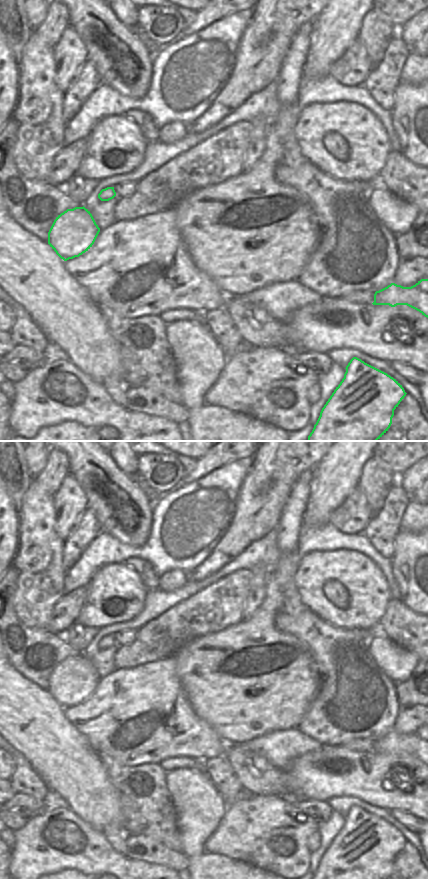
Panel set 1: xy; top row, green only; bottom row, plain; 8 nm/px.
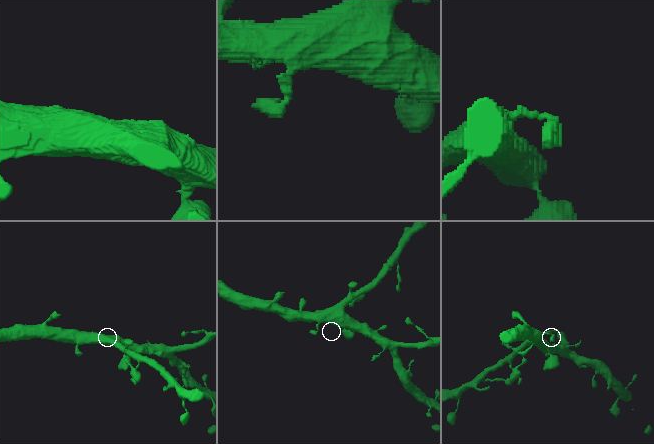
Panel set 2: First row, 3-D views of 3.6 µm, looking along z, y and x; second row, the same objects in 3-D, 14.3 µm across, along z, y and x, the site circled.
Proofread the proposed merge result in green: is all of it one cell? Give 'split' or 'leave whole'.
leave whole

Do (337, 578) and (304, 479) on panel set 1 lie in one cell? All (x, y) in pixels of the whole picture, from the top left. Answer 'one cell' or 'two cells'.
two cells

